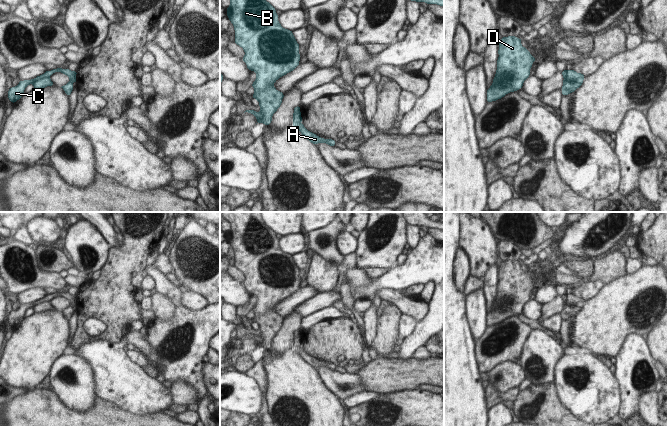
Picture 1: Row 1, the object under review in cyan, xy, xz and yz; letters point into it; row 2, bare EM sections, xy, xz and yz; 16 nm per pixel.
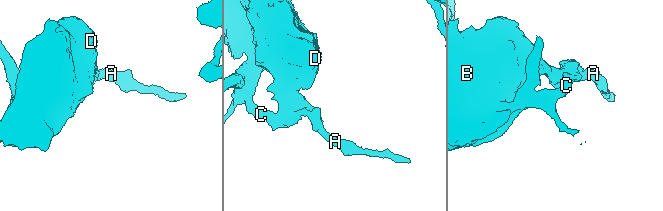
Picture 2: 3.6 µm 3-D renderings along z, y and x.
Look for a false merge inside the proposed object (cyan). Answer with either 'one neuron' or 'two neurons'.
two neurons

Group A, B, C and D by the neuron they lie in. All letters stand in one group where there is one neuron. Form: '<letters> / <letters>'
A C / B D

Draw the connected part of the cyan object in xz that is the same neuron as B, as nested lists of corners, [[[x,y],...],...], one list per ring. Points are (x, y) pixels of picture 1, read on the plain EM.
[[[222,212],[222,217],[231,226],[227,231],[227,240],[234,250],[234,266],[243,272],[245,280],[242,284],[247,292],[256,296],[256,304],[251,310],[255,315],[252,322],[258,324],[262,337],[262,342],[257,343],[257,347],[268,350],[284,321],[282,316],[275,313],[274,307],[299,289],[299,267],[292,255],[281,250],[276,233],[265,224],[261,212]]]

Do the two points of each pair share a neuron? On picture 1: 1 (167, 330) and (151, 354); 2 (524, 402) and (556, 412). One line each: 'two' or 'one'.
1: two
2: one

